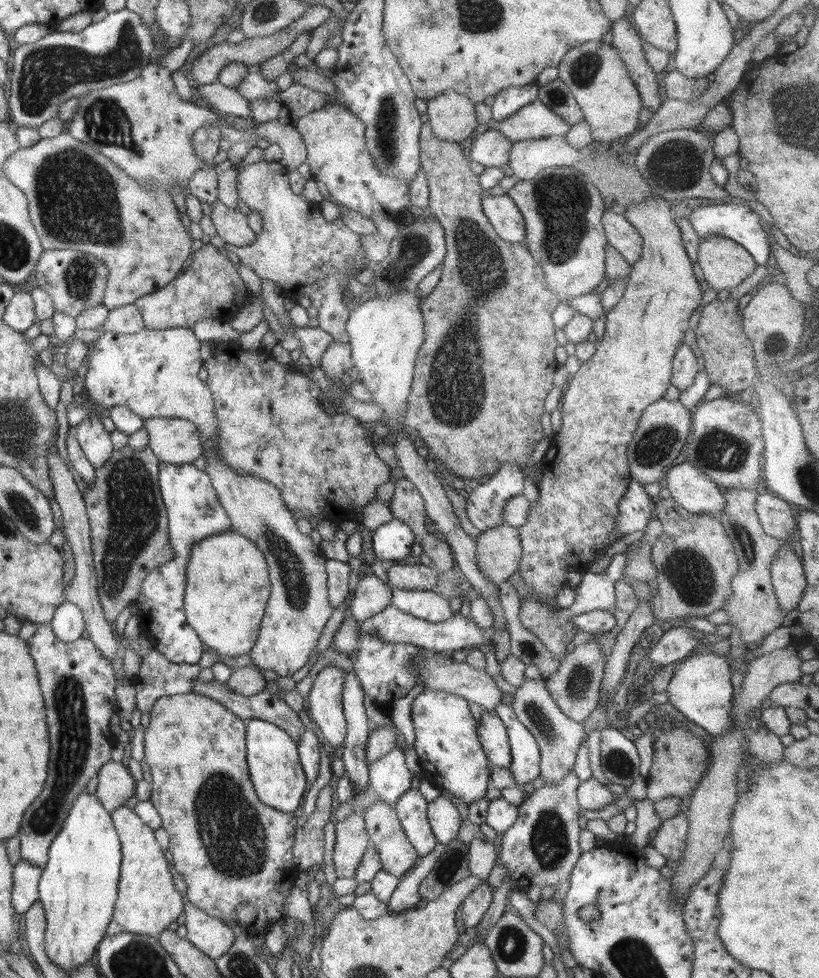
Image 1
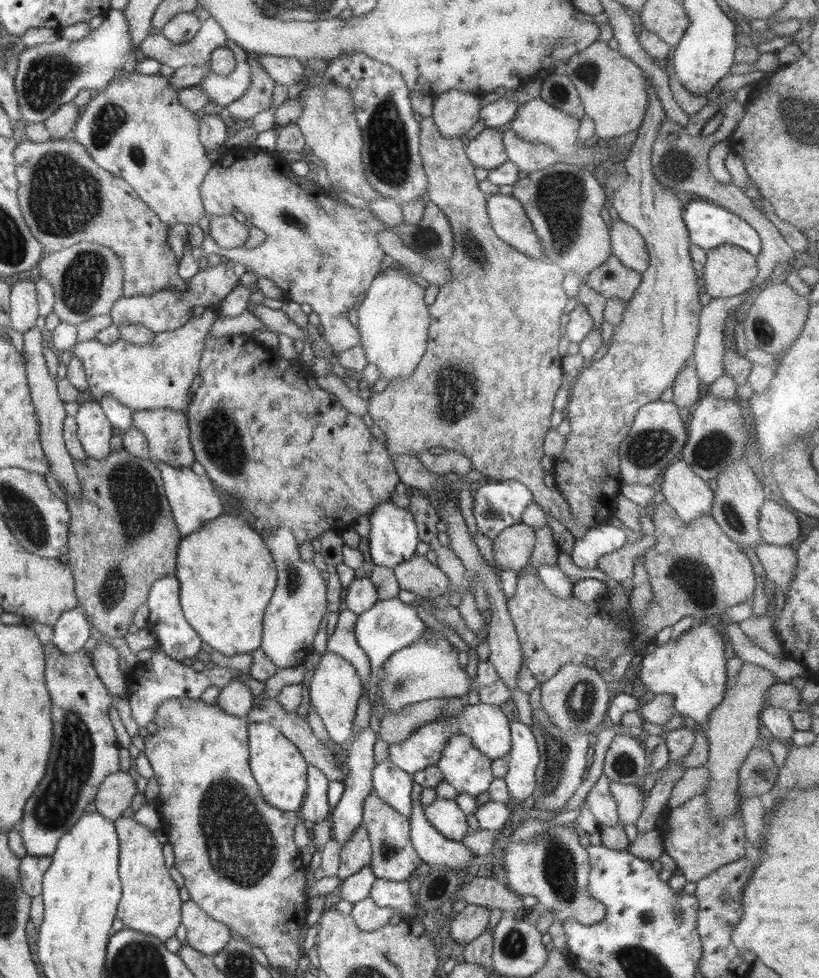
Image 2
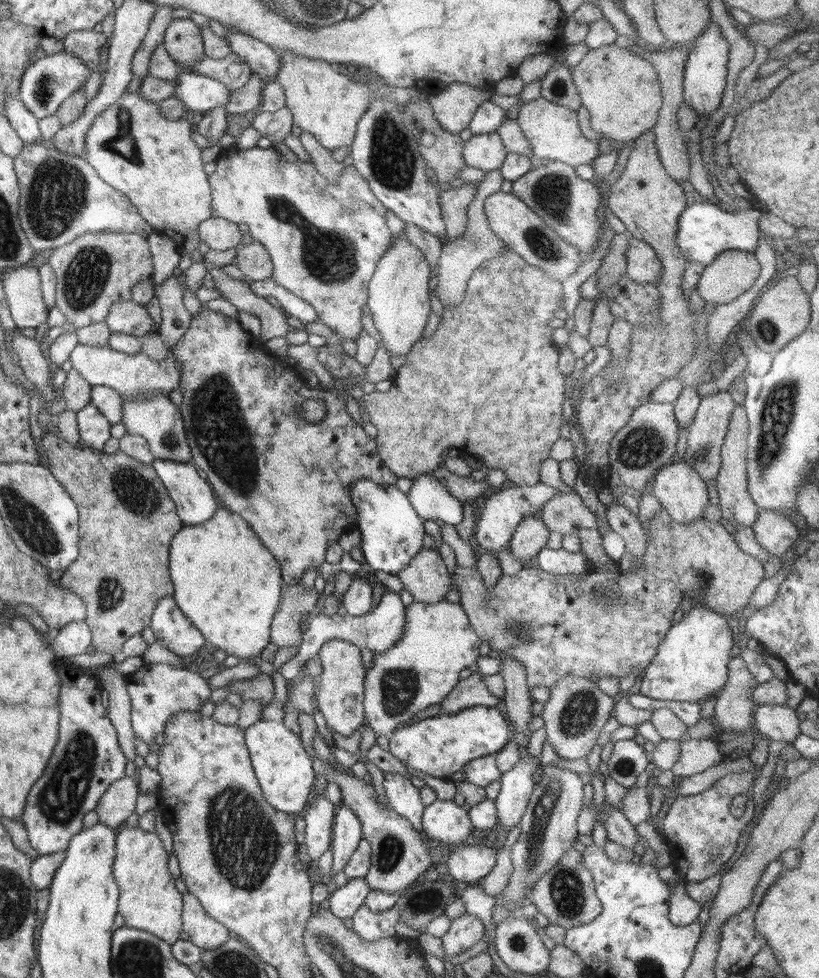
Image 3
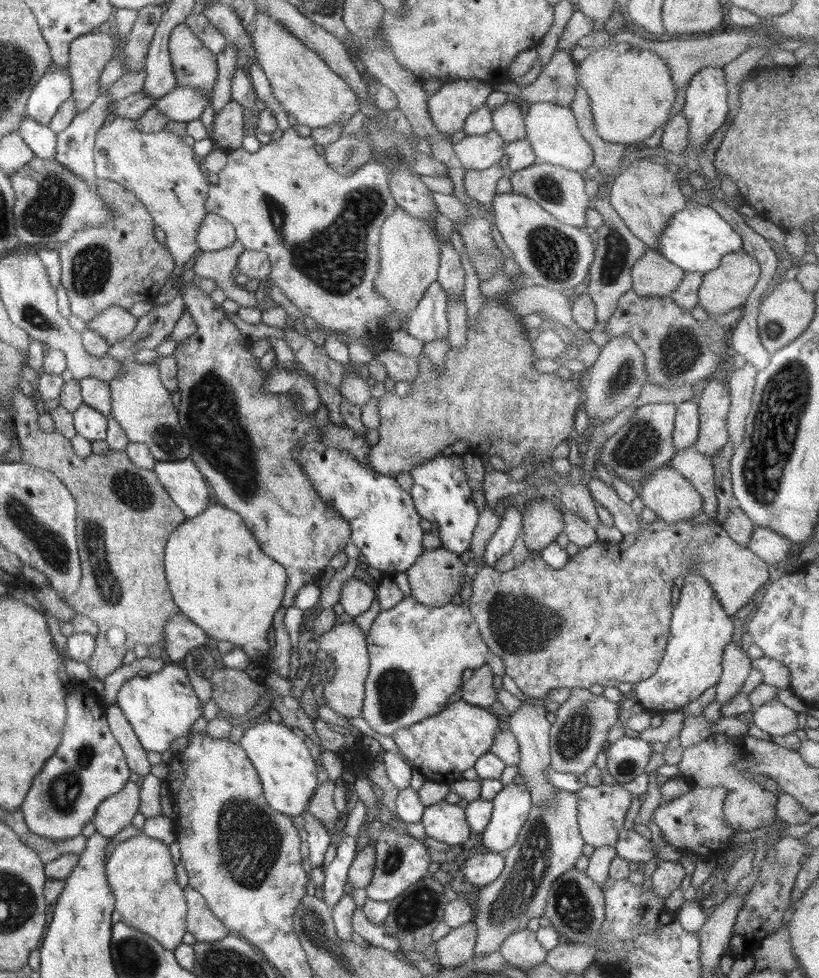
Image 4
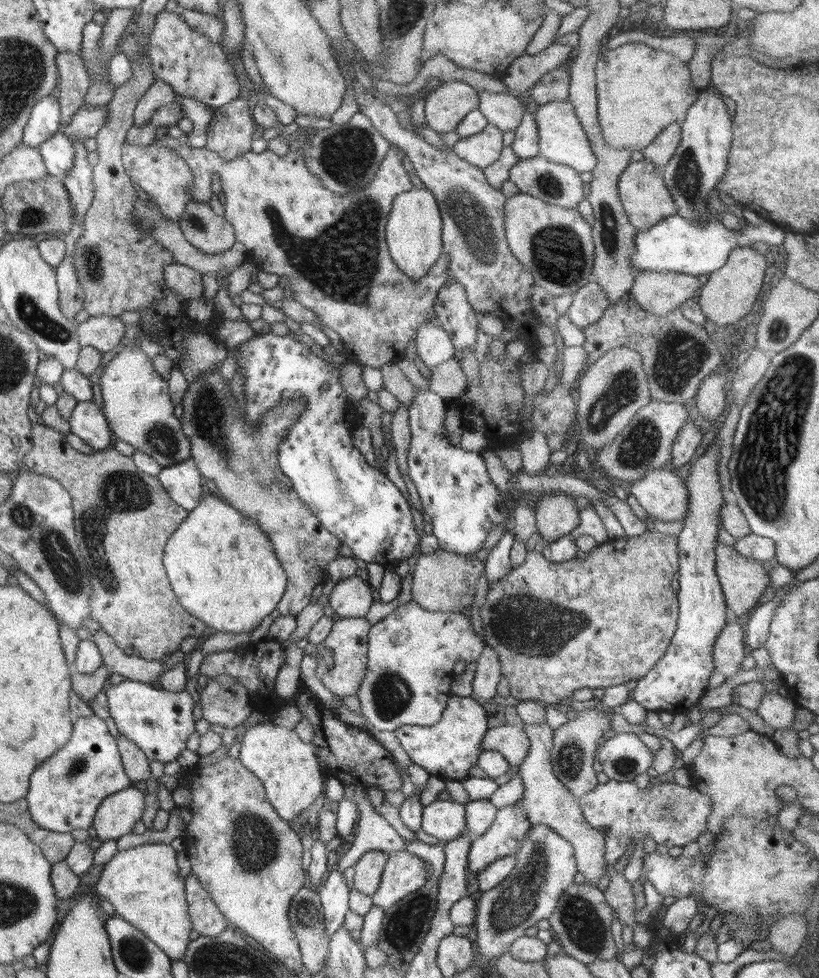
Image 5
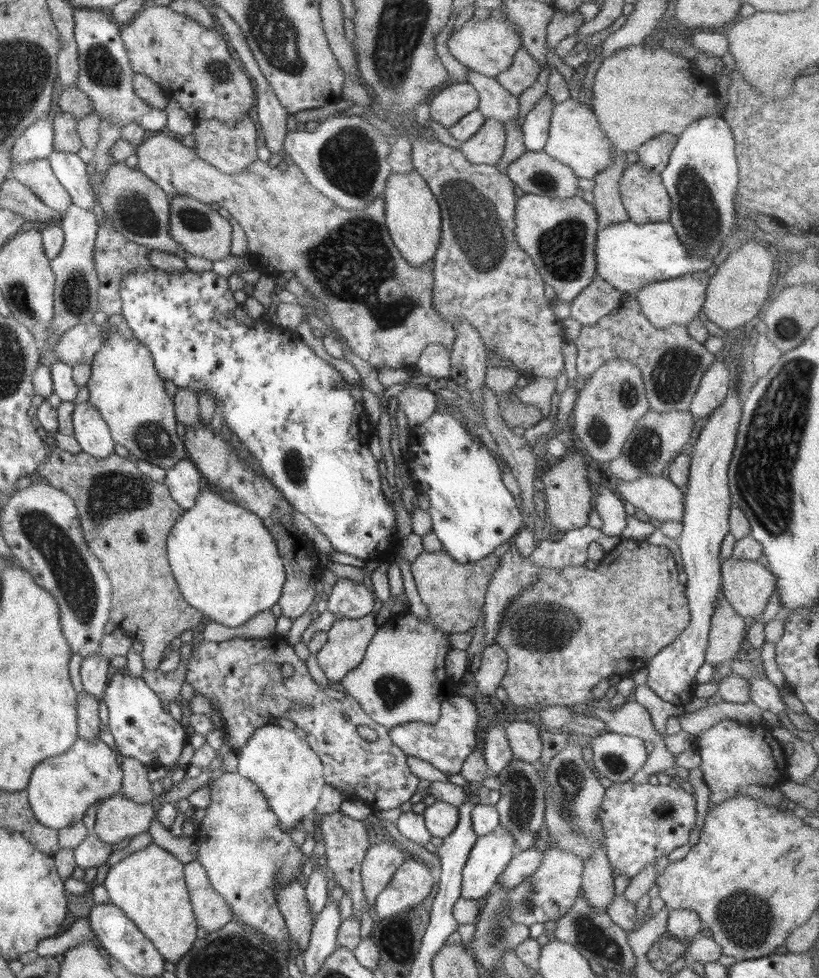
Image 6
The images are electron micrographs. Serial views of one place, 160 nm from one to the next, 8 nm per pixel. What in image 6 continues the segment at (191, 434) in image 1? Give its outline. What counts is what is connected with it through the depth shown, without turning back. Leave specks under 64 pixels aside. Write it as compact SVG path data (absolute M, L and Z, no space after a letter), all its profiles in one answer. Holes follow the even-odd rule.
M101 324L107 337L91 362L91 375L85 384L89 401L109 426L111 437L136 458L168 470L186 458L183 441L176 433L175 404L155 369L150 350L132 336L123 338L116 325Z

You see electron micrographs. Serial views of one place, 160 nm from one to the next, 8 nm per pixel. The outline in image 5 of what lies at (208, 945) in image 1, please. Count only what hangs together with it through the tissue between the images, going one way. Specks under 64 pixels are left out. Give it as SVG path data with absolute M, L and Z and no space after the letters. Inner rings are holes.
M190 873L185 878L185 897L193 929L202 936L218 936L230 927L227 918L218 910L201 880Z

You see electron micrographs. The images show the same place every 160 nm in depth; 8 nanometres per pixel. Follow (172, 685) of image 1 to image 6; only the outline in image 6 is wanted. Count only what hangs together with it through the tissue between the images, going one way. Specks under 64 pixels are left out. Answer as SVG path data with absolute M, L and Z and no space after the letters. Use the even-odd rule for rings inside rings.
M119 670L109 679L104 704L109 710L109 727L116 748L122 756L131 756L144 765L177 767L177 760L183 747L188 743L186 728L168 713L159 695L156 695L142 678L135 678Z

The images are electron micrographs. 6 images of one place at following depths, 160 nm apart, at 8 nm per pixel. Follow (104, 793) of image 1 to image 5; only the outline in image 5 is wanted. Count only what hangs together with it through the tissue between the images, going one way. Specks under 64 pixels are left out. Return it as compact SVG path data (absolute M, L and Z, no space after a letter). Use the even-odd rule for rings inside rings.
M135 786L107 796L98 806L92 826L96 830L98 840L118 840L132 833L134 826L141 820L145 811L146 793Z

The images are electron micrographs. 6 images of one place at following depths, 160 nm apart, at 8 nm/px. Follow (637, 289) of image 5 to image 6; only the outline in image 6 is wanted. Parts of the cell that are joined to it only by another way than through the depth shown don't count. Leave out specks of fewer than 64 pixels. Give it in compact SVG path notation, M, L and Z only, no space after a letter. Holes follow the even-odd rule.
M698 270L693 273L683 274L681 277L661 280L643 286L634 296L641 306L644 316L656 327L666 328L671 324L687 326L703 310L706 300L707 286L711 272Z

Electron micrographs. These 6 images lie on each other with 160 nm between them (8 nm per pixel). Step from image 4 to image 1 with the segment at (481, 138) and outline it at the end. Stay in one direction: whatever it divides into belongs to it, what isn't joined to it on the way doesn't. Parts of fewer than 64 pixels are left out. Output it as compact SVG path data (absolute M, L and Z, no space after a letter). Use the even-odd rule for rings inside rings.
M489 129L480 134L468 151L468 159L485 167L503 168L509 162L512 142L499 131Z

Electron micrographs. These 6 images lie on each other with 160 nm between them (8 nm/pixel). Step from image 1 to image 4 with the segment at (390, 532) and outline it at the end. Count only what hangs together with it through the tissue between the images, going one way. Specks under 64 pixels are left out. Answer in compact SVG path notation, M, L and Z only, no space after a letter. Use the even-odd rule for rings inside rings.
M322 429L311 430L306 436L304 449L300 449L297 460L305 469L307 479L318 491L322 502L331 510L337 512L351 528L352 542L360 549L362 560L372 570L395 576L404 573L414 565L418 556L422 555L422 535L425 530L420 525L421 516L415 509L412 497L406 492L395 477L379 474L374 469L360 464L348 451L325 445L325 432Z

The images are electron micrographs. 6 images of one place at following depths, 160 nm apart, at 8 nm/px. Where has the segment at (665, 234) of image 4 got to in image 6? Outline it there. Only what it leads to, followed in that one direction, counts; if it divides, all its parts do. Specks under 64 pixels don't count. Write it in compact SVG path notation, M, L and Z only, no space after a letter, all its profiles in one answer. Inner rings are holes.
M628 219L599 228L595 240L595 259L597 276L629 298L634 298L643 286L653 282L681 277L698 270L713 270L713 258L691 254L669 222L636 224Z

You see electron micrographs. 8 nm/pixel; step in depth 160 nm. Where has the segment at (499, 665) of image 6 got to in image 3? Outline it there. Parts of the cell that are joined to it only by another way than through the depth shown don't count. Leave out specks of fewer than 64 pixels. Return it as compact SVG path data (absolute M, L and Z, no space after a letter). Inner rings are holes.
M475 669L466 680L459 681L450 695L439 702L439 705L442 706L441 713L452 714L471 706L494 707L501 700L487 692L484 686L484 675Z

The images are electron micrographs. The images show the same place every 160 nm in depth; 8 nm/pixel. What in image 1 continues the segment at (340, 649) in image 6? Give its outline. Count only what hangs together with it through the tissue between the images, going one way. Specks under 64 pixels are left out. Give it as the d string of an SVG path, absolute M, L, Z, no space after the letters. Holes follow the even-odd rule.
M332 665L319 668L308 698L312 722L332 746L340 746L347 735L343 711L342 681L345 672Z

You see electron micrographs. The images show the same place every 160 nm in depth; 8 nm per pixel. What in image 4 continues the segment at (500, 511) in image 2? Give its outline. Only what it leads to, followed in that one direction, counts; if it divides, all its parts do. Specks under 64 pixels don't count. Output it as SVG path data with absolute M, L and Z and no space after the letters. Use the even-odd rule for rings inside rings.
M515 503L506 507L504 517L501 519L498 529L486 544L484 559L488 567L494 567L500 557L511 552L515 540L523 530L523 515Z

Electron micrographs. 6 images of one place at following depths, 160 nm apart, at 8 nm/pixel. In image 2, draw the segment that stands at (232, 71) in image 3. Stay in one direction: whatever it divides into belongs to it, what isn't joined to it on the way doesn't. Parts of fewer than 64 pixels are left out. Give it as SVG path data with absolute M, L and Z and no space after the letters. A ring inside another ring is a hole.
M208 17L201 22L199 31L190 42L174 44L161 31L153 28L149 35L139 44L140 52L147 58L154 58L172 69L188 66L208 68L211 54L215 48L226 46L226 33L215 18Z

